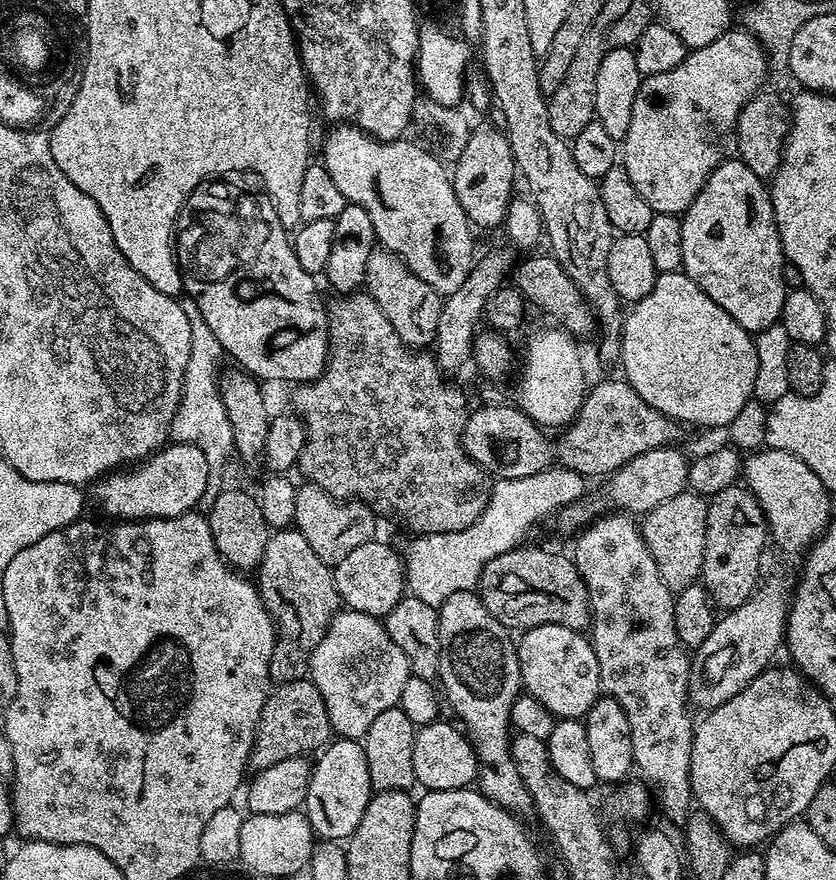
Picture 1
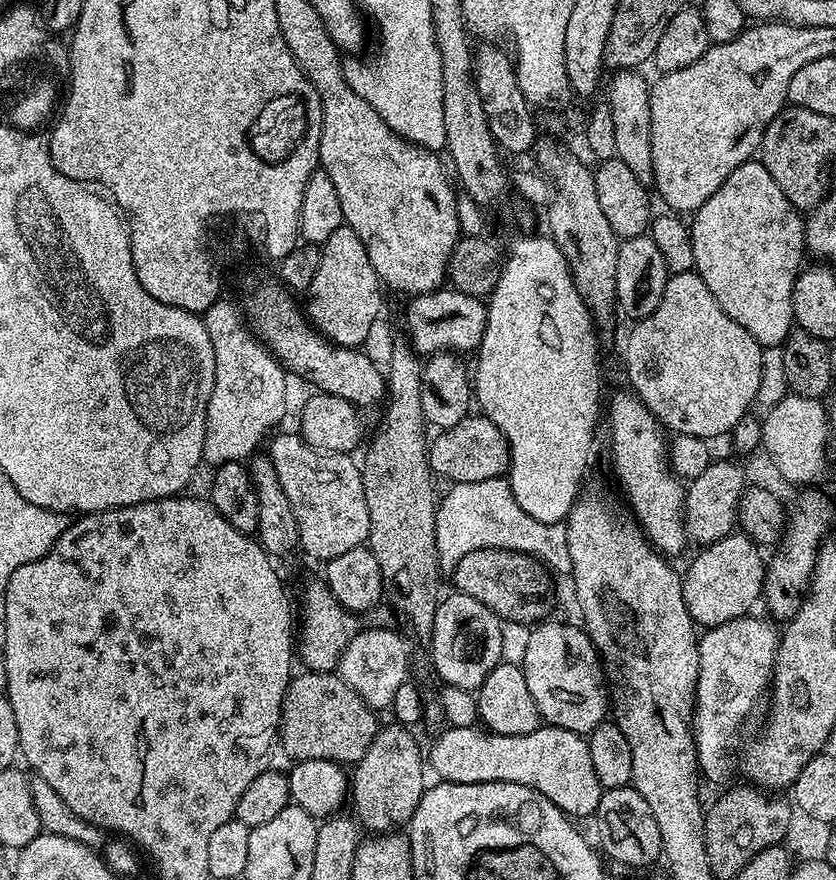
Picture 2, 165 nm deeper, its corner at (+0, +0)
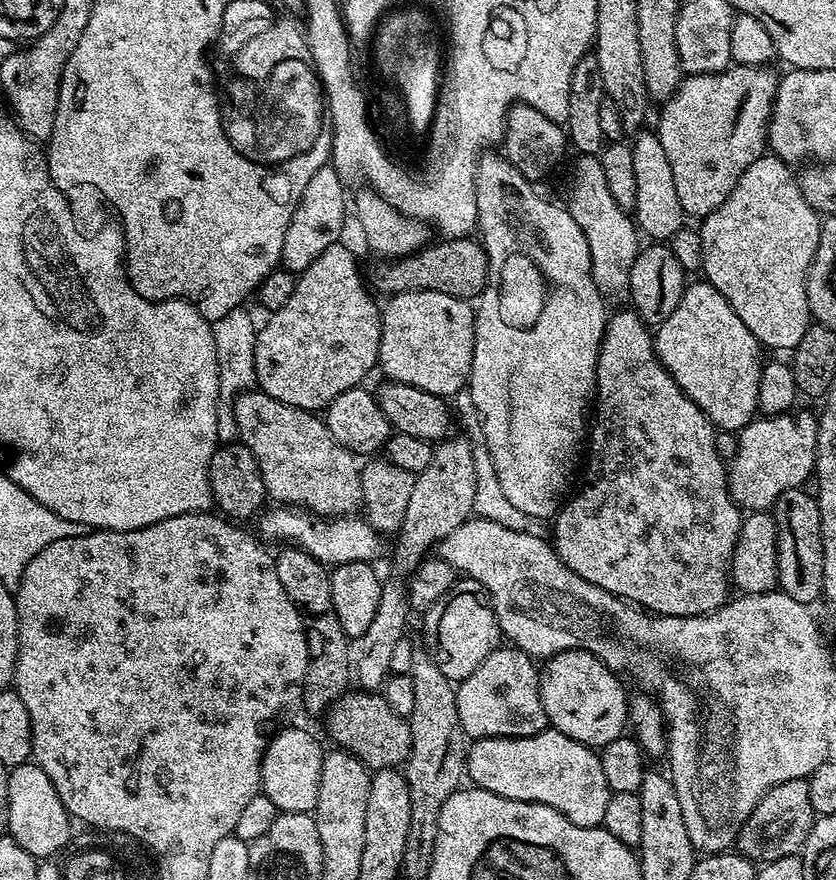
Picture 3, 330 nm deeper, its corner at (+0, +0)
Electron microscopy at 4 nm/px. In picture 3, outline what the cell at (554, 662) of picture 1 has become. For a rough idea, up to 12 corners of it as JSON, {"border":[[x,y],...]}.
{"border":[[577,648],[538,672],[551,727],[593,750],[625,735],[630,696]]}

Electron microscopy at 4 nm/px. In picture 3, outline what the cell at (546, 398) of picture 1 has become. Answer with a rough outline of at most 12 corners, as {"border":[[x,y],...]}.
{"border":[[476,162],[472,404],[506,499],[566,500],[606,327],[567,207]]}

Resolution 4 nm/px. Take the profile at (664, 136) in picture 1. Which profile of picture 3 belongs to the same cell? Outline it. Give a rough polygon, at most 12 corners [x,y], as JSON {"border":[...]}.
{"border":[[777,73],[685,75],[658,135],[685,217],[765,155]]}

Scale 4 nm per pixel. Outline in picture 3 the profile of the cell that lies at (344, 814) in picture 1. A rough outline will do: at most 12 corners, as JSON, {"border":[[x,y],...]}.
{"border":[[283,728],[260,759],[277,813],[315,813],[325,749]]}

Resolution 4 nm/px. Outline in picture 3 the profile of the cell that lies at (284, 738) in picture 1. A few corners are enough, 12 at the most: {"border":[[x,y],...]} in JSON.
{"border":[[349,690],[328,736],[370,770],[399,769],[412,739],[383,695]]}

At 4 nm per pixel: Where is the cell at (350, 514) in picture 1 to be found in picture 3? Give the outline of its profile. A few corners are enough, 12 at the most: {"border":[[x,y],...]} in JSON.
{"border":[[231,401],[277,505],[361,511],[361,465],[317,413]]}

